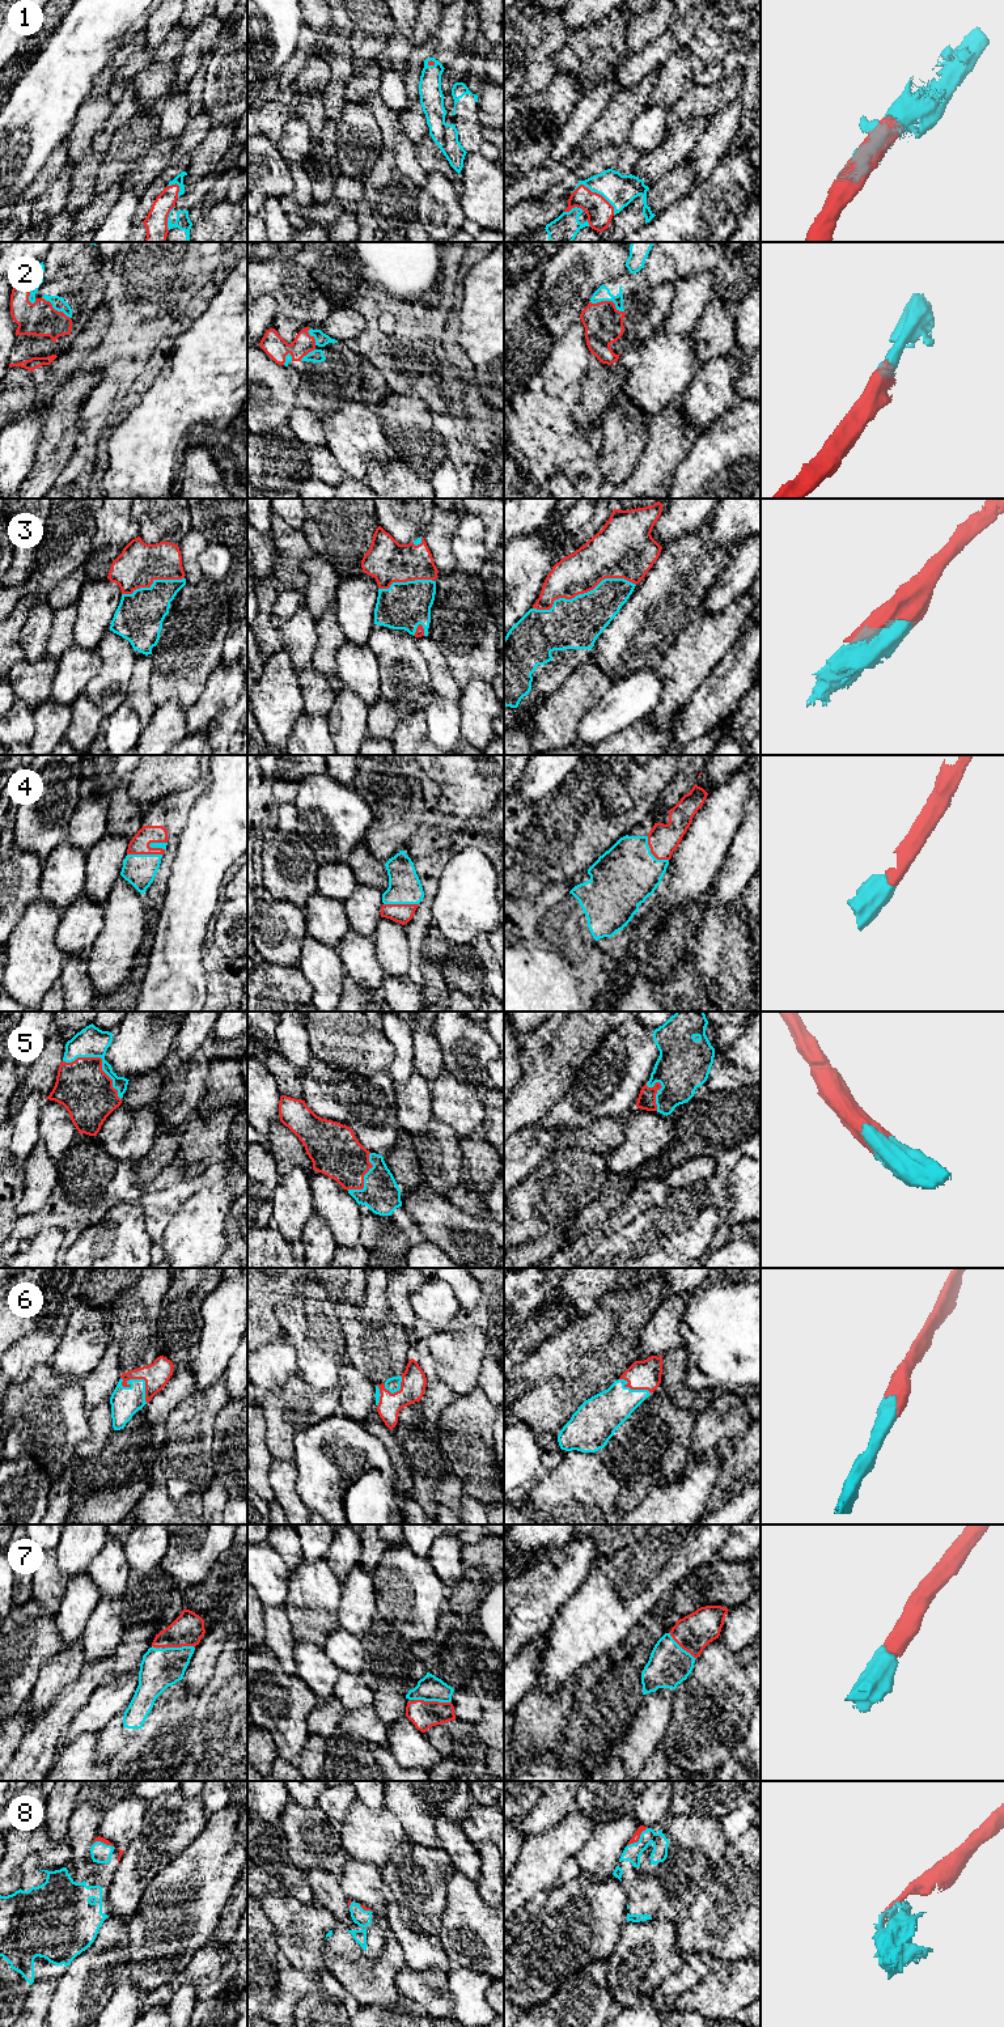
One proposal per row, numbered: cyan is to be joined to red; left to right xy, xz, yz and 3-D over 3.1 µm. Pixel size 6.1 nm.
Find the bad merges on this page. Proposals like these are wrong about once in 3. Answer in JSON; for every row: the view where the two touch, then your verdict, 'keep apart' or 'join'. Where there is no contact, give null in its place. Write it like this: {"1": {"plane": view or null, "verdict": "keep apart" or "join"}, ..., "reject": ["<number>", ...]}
{"1": {"plane": "yz", "verdict": "join"}, "2": {"plane": "yz", "verdict": "join"}, "3": {"plane": "yz", "verdict": "join"}, "4": {"plane": "xy", "verdict": "join"}, "5": {"plane": "xy", "verdict": "join"}, "6": {"plane": "xy", "verdict": "join"}, "7": {"plane": "xz", "verdict": "join"}, "8": {"plane": "yz", "verdict": "join"}, "reject": []}

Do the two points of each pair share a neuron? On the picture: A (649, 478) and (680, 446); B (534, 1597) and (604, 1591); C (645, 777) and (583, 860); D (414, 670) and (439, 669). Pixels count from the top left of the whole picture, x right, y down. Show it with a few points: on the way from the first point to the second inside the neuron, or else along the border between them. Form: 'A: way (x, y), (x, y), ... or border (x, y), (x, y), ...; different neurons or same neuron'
A: way (652, 466), (652, 458), (664, 446), (668, 446); same neuron
B: border (591, 1569), (584, 1582), (553, 1618); different neurons
C: way (638, 800), (638, 810), (622, 817), (601, 838); same neuron
D: border (416, 640), (427, 665), (431, 687), (436, 694); different neurons

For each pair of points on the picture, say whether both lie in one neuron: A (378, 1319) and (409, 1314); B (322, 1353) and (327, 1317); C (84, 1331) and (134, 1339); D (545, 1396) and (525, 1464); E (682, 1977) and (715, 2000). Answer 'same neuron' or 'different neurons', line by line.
A: different neurons
B: same neuron
C: different neurons
D: different neurons
E: different neurons

